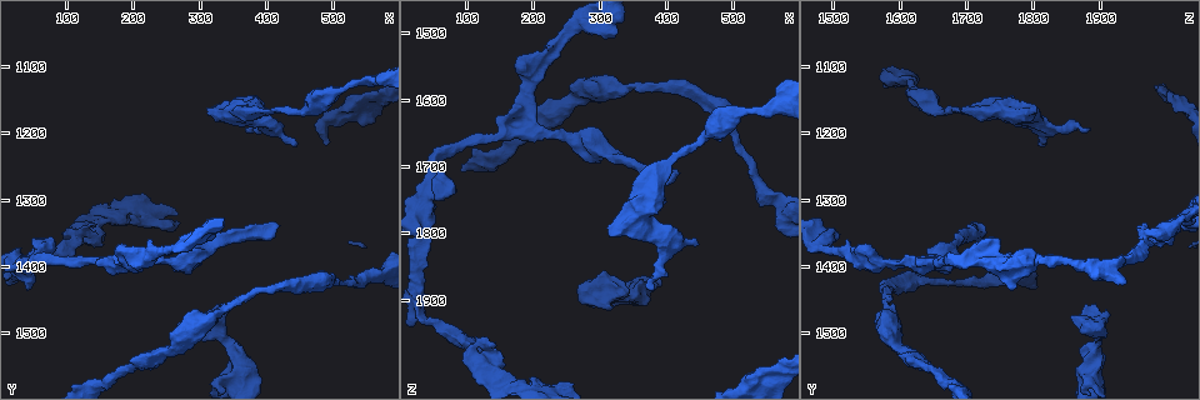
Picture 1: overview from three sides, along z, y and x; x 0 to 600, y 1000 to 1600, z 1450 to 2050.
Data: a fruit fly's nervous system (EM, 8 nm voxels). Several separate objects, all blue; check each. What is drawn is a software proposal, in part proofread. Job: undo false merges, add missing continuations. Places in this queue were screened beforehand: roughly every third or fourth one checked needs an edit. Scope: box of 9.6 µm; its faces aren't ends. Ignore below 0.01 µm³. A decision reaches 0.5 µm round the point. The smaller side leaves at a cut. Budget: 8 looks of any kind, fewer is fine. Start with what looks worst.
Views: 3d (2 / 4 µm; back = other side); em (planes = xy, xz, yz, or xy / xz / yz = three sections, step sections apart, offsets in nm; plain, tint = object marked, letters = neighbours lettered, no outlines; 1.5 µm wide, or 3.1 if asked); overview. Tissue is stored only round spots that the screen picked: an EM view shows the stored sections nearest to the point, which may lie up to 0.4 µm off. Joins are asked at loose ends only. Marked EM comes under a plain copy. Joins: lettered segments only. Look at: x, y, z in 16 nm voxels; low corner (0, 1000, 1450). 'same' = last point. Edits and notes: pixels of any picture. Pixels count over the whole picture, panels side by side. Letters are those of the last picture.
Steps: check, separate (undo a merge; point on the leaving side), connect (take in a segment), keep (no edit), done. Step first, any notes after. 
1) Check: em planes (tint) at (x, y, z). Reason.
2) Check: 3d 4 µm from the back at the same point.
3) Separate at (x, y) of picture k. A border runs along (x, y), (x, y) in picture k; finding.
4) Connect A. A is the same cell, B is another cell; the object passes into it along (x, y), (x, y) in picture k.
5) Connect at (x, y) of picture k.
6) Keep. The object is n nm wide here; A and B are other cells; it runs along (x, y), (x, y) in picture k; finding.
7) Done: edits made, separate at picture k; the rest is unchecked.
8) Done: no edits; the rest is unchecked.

Check: 3d 4 µm at (375, 1190, 1885). An open end.

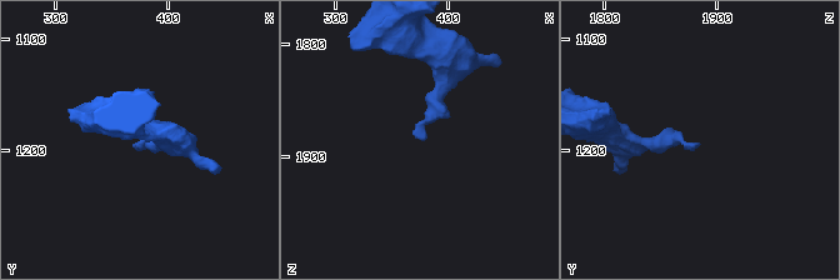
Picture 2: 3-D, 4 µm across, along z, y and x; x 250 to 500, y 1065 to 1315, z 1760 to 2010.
Check: em planes (letters) at (378, 1194, 1882).

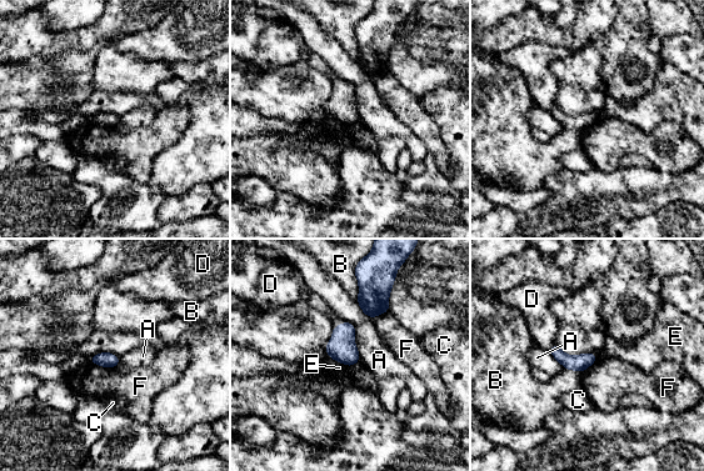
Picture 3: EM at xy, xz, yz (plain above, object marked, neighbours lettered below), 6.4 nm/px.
Keep. The longest contact is with B, 190 nm; A, B, C, D, E and F are other cells; no lettered segment goes on from it.

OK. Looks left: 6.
Check: 3d 2 µm at (310, 1165, 1805).

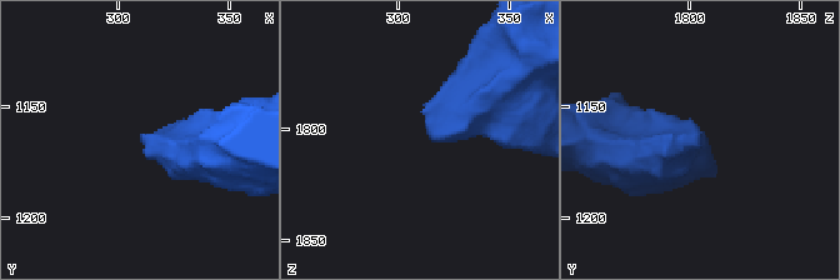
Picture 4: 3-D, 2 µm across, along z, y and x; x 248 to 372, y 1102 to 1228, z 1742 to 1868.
Check: em planes (letters) at (314, 1162, 1803).

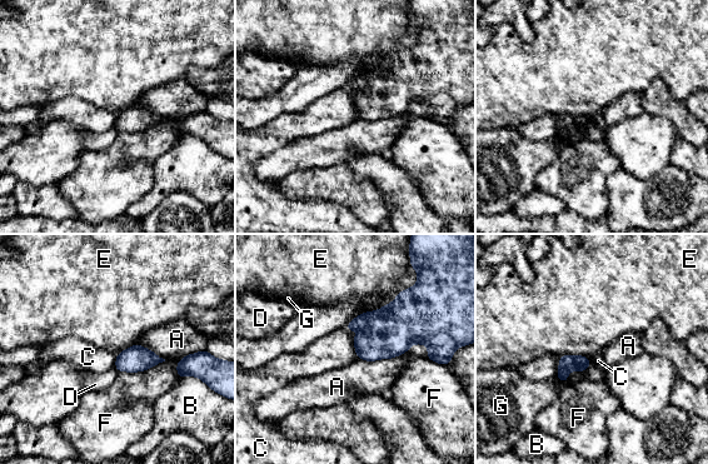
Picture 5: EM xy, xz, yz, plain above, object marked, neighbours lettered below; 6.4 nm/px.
Keep. The longest contact is with A, 460 nm; A, B, C, D, E, F and G are other cells; a border runs along (352, 339), (358, 358) in picture 5; no lettered segment goes on from it.

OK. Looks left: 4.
Check: em planes (letters) at (40, 1395, 1930). Thin neck.

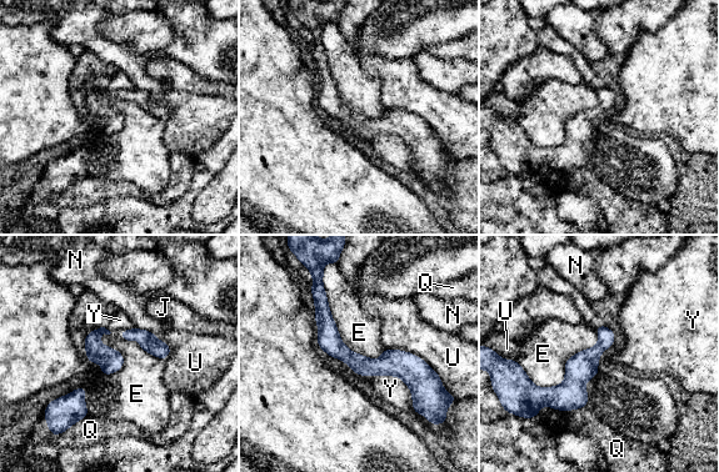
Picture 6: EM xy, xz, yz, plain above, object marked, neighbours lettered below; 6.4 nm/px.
Keep. The object is 130 nm wide here; E, J, N, Q, U and Y are other cells; continuous, no second cell.

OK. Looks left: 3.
Done: no edits; the rest is unchecked.

